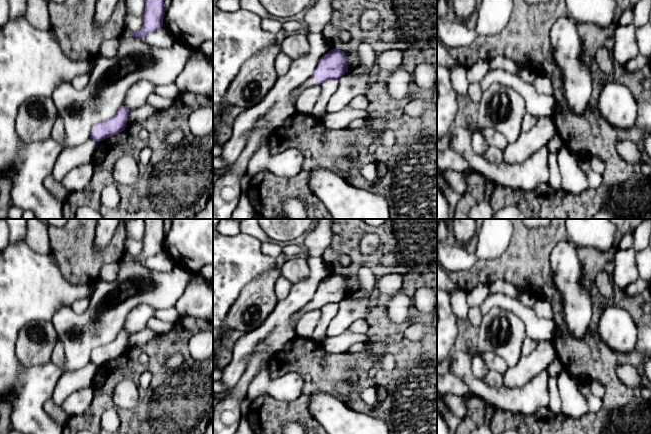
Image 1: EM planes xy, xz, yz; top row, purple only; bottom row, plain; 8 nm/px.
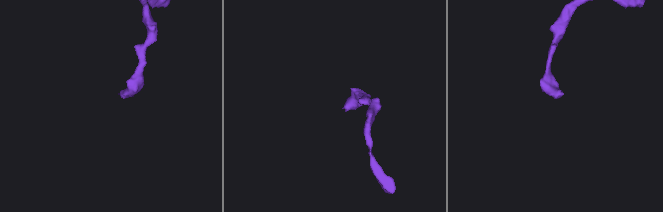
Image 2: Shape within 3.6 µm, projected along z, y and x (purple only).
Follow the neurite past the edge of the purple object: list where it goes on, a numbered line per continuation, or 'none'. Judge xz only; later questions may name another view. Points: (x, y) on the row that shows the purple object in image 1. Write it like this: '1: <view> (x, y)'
1: xz (311, 81)

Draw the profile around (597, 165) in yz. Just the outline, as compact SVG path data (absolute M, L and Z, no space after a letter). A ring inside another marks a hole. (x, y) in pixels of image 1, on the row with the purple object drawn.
M589 156L590 158L590 164L591 164L591 168L599 174L602 174L604 171L604 166L605 164L603 163L603 160L601 160L599 157L597 156Z

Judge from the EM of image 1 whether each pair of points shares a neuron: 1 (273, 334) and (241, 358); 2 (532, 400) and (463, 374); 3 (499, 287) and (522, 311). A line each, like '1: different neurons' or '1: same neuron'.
1: same neuron
2: same neuron
3: different neurons

